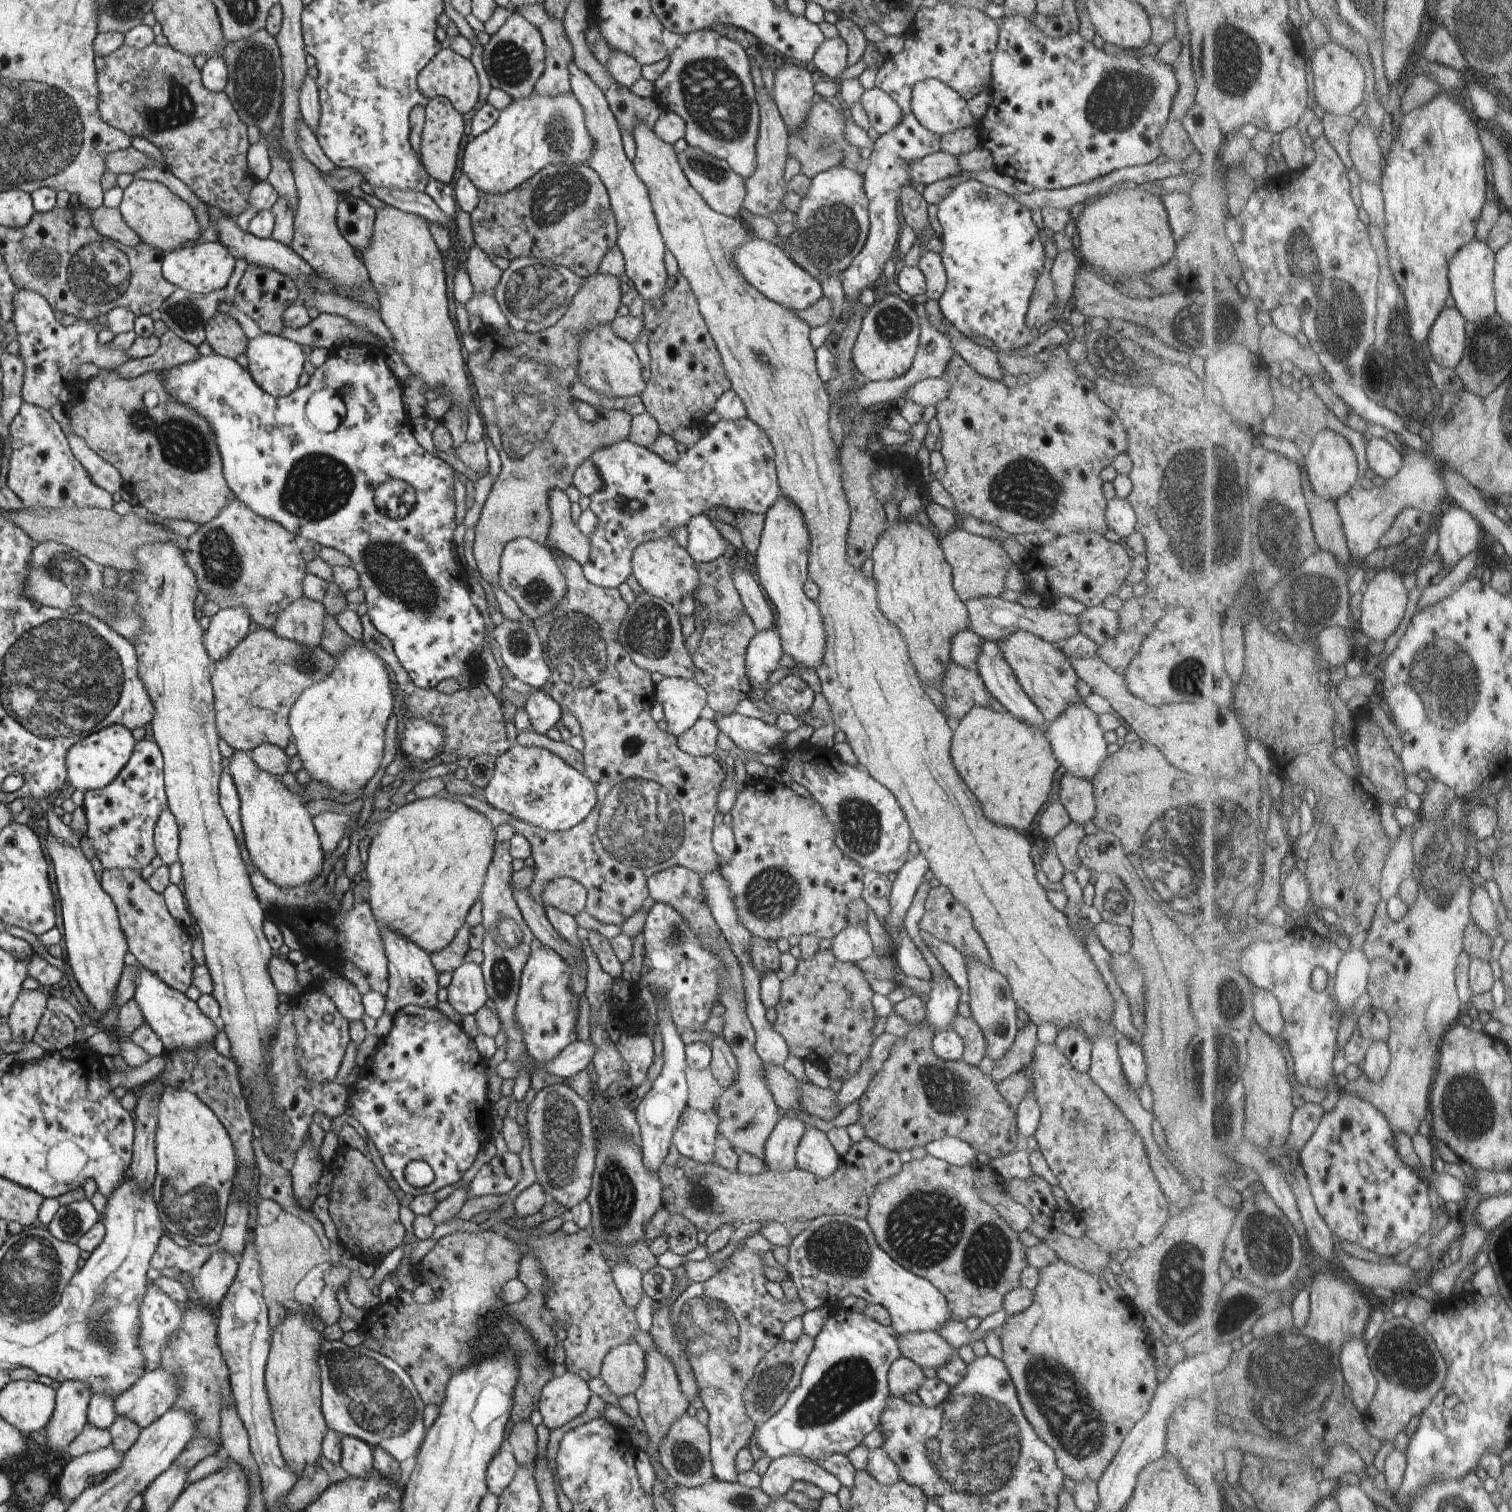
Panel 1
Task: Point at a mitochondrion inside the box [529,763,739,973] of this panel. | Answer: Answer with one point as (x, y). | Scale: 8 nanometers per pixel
(642, 825)

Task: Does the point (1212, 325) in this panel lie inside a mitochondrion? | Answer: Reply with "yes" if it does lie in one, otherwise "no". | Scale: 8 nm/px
yes

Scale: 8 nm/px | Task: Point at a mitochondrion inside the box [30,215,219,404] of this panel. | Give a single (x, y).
(189, 317)

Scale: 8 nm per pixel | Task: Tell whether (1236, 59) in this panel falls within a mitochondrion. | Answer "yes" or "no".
yes

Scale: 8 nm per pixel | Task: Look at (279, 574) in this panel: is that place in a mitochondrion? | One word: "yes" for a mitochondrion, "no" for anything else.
no

